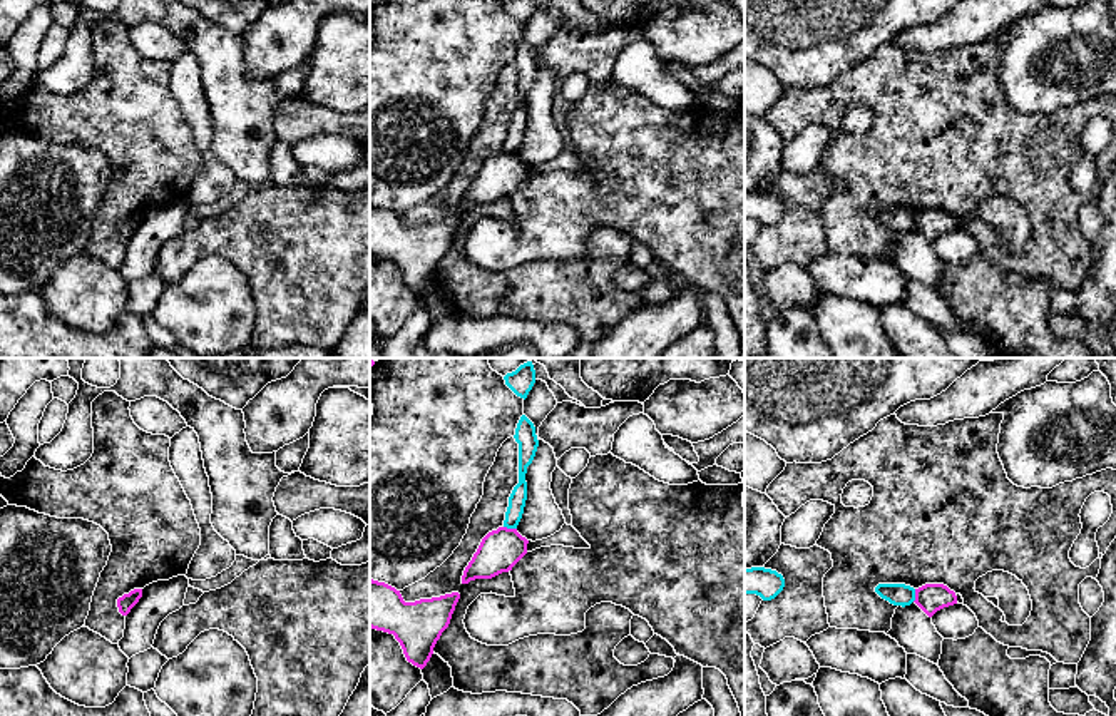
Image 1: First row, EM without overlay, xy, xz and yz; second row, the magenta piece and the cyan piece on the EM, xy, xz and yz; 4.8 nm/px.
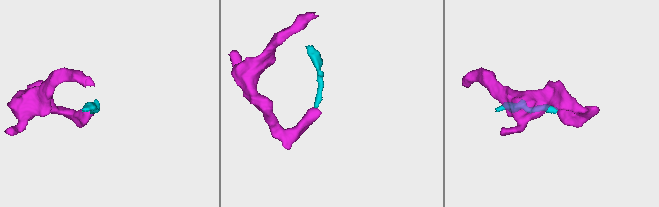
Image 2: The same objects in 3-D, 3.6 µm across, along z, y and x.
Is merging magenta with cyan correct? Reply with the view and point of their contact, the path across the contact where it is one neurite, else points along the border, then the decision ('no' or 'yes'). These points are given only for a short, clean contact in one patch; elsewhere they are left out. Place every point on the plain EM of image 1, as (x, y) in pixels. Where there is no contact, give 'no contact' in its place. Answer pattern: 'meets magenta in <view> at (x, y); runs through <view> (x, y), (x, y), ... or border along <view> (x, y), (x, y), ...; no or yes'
meets magenta in xz at (511, 154); border along xz (504, 151), (516, 154); no

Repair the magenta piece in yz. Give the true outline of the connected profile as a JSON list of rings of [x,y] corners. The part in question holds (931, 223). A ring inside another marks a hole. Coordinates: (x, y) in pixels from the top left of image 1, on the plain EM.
[[[925,209],[915,214],[914,226],[929,243],[937,236],[957,229],[957,221],[944,209]]]

